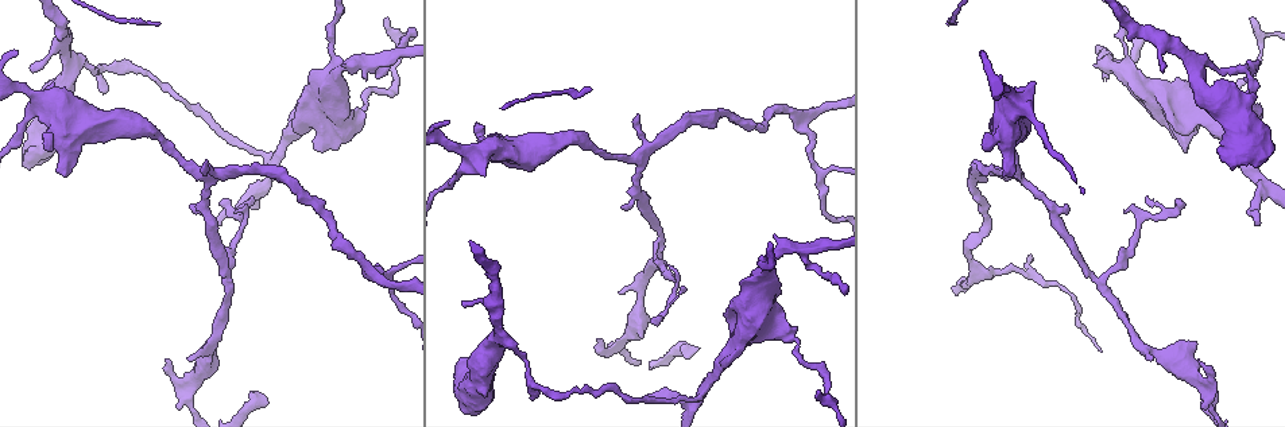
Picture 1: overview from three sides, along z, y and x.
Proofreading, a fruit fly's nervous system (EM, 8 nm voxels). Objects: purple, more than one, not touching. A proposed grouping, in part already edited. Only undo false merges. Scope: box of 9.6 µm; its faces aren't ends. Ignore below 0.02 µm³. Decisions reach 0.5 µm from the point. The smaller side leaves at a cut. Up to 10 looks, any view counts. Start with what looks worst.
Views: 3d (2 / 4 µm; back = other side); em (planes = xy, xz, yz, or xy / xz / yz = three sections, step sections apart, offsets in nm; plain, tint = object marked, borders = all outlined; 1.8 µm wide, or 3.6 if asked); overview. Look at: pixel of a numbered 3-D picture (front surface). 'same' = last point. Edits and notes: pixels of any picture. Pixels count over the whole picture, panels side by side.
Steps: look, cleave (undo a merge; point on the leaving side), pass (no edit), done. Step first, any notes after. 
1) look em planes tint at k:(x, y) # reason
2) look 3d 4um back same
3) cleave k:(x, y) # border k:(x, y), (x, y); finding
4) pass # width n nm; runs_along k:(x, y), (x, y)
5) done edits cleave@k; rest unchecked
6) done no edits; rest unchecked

look em 3.6um planes tint at 1:(47, 106) # abrupt turn

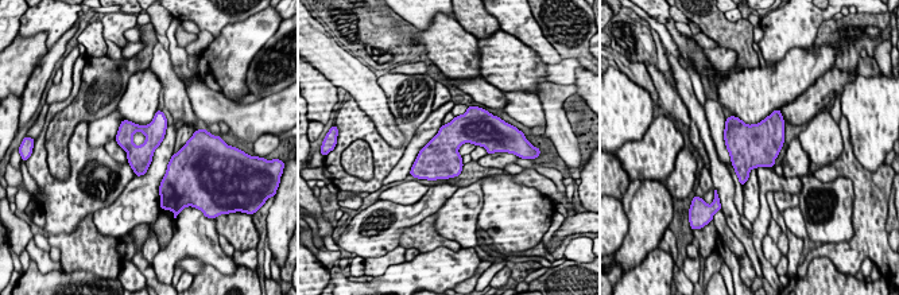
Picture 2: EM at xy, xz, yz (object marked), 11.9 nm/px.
pass # one neuron here

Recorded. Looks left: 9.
look 3d 4um at 1:(795, 347) # sudden change in width

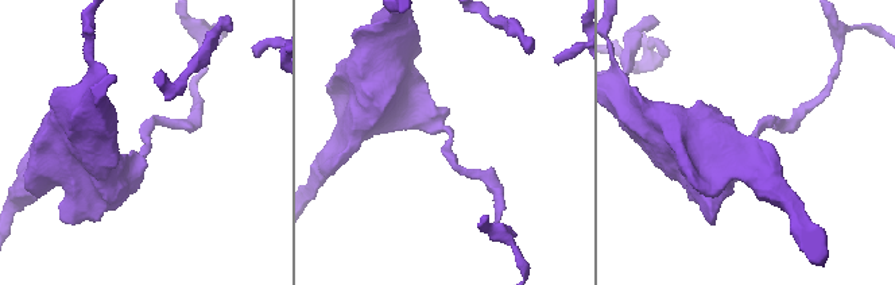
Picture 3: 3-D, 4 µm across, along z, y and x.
look em planes tint at 3:(144, 146) # shape alone is not enough

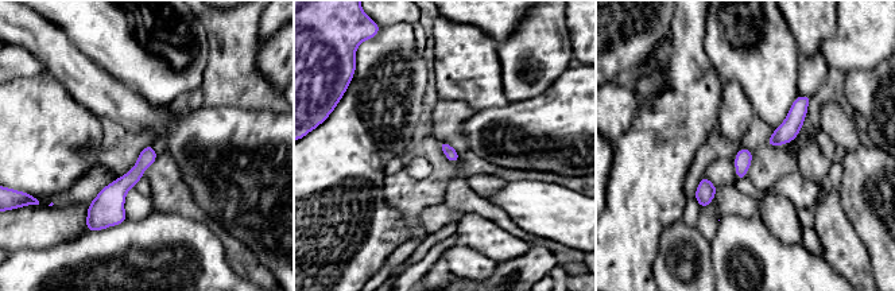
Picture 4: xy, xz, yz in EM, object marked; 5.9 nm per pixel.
pass # runs_along 4:(148, 150), (101, 220); continuous, no second neuron

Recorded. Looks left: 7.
look 3d 2um at 1:(1096, 278)

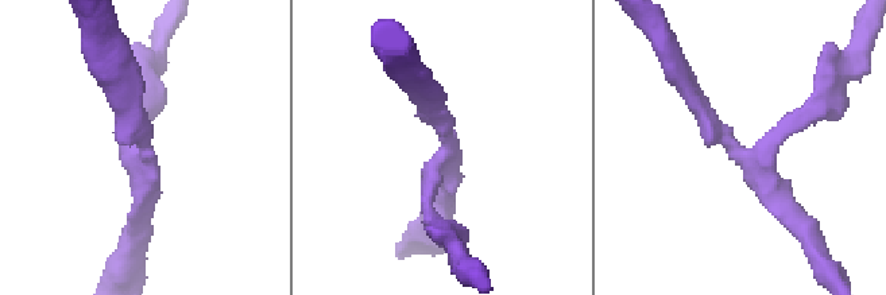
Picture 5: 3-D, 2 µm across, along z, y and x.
look em yz step 8 tint at 5:(737, 157) # need the tissue

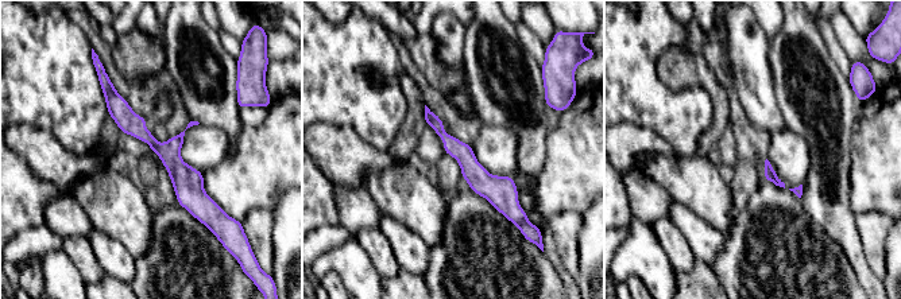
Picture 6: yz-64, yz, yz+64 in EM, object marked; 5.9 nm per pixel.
look em planes tint same

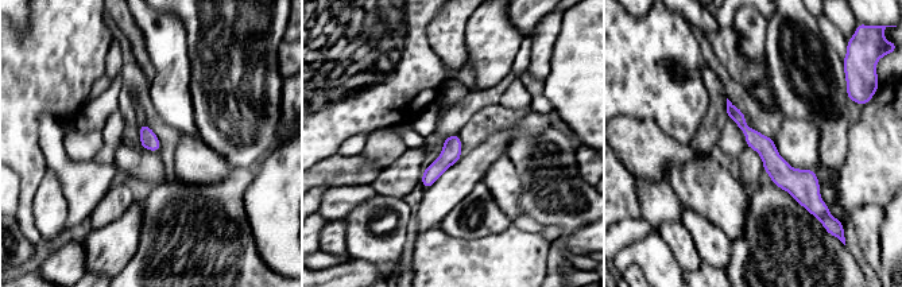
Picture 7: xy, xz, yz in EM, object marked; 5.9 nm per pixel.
pass # runs_along 7:(730, 107), (770, 156), (816, 197); one neuron here

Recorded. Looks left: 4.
look 3d 4um at 1:(800, 253) # two arms in line, one across

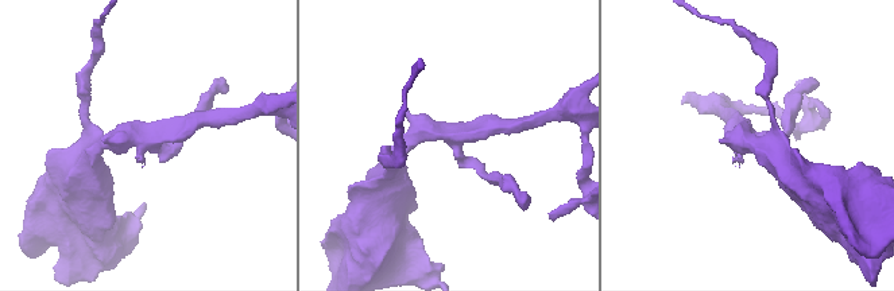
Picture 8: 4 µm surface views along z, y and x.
look em planes tint at 8:(453, 134) # arms 3; shape alone is not enough

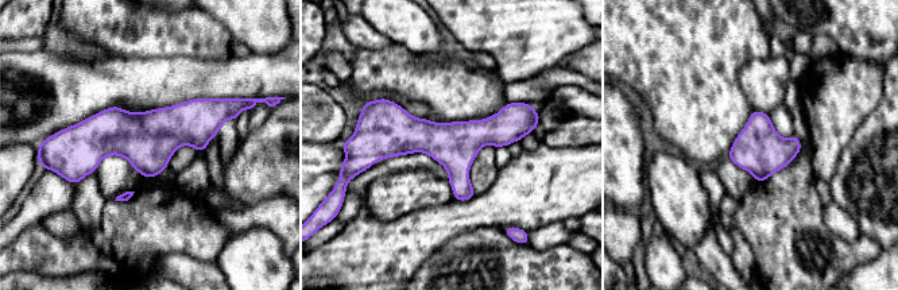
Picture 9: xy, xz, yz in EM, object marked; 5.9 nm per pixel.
pass # runs_along 9:(530, 123), (471, 136), (371, 136); continuous, no second neuron

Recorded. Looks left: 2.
done no edits; rest unchecked

